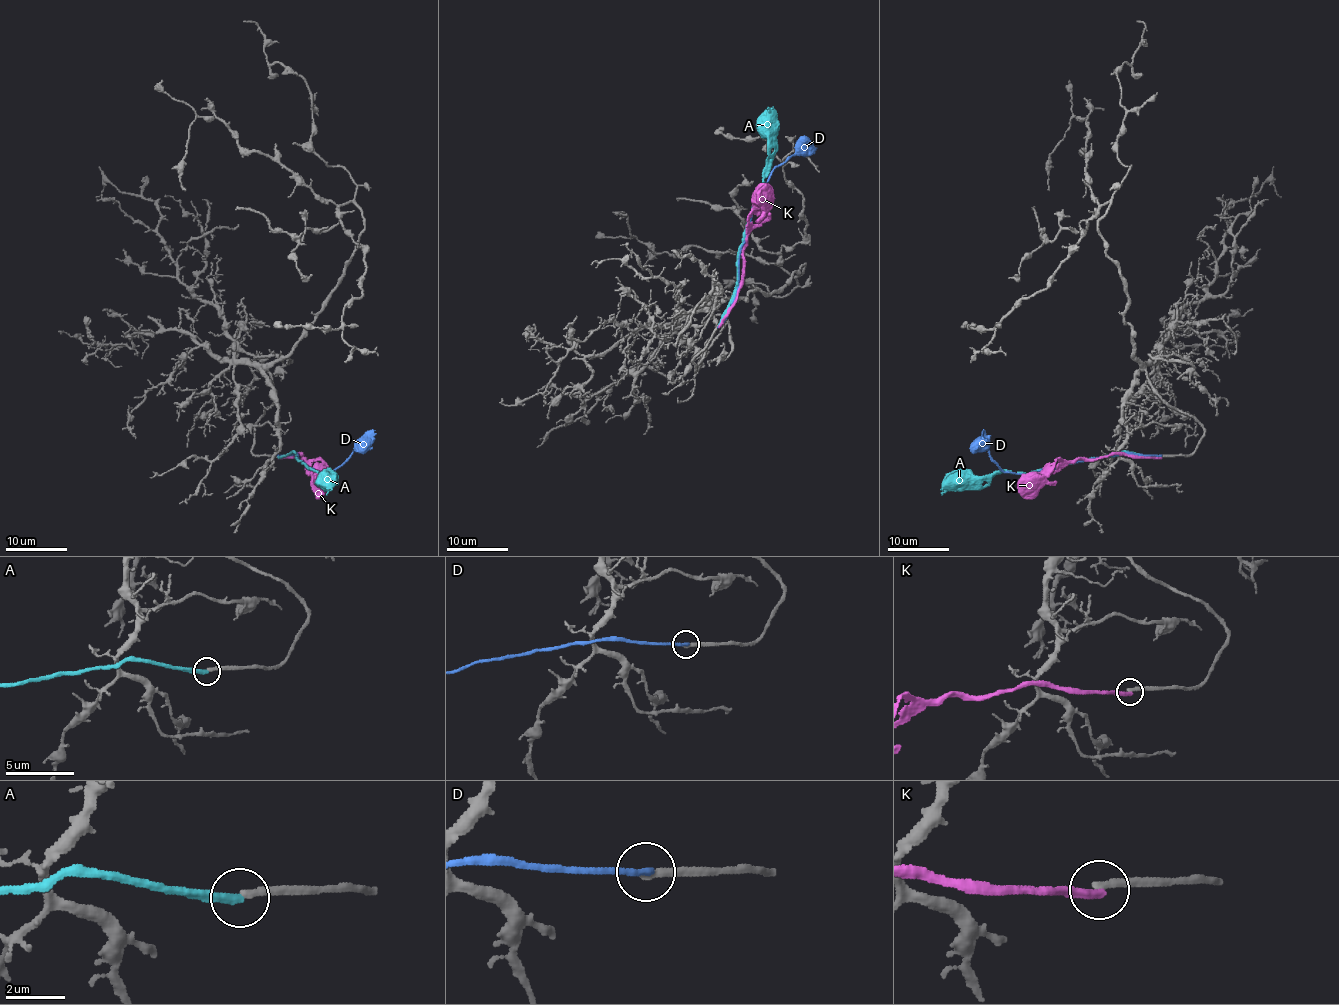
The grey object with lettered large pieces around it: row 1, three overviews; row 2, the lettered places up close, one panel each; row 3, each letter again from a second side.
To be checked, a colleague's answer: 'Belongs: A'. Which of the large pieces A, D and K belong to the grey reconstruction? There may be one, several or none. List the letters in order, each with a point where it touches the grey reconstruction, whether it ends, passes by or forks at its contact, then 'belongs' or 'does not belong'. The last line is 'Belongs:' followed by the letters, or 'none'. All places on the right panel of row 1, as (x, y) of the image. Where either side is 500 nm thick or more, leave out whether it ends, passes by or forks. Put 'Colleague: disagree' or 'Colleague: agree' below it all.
A: meets grey at (1158, 457); it ends there; belongs
D: meets grey at (1160, 455); it ends there; does not belong
K: meets grey at (1160, 457); it ends there; does not belong
Belongs: A
Colleague: agree

